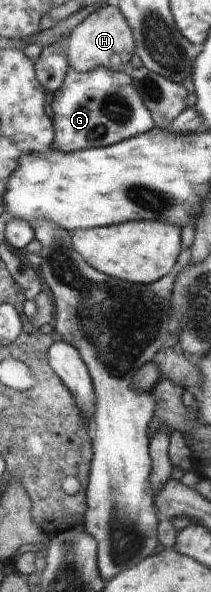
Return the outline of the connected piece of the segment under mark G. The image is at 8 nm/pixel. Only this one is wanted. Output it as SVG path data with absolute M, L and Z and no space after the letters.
M96 66L85 72L70 68L62 87L54 92L51 105L55 125L54 147L66 153L114 145L155 127L129 72L106 66Z

